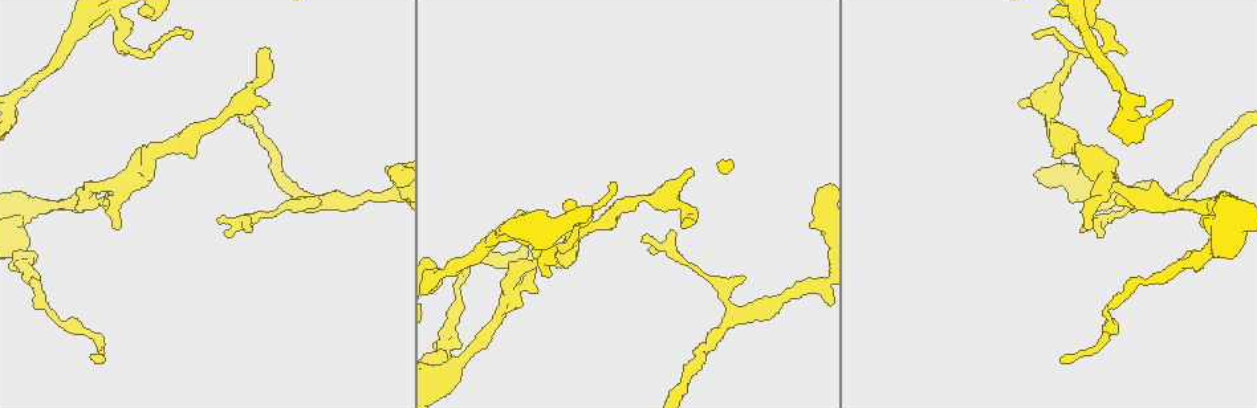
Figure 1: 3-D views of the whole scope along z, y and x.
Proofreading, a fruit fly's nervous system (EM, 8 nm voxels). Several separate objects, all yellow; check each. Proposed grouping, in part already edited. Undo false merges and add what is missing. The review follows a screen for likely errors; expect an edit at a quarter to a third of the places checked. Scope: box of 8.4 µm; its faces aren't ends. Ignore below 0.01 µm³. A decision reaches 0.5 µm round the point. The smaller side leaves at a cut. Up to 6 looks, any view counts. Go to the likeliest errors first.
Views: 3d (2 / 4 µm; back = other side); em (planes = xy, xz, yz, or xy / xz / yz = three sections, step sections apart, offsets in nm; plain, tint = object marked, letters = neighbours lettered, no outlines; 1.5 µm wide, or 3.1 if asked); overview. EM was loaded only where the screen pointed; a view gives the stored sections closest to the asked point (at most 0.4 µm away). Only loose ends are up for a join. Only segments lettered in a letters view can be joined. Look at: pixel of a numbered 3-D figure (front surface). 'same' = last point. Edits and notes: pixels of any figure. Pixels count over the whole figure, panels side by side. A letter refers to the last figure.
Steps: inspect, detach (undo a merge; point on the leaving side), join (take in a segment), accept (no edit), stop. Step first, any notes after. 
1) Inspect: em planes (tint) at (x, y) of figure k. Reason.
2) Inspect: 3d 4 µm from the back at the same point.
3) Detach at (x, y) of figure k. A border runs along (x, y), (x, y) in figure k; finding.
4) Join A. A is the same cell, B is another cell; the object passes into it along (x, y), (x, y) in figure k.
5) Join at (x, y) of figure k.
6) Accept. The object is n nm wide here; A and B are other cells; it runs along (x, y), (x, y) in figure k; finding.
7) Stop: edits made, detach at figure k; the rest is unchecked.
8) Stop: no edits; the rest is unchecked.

Inspect: em yz step 4 (letters) at (1060, 361) of figure 1. End of a long branch.

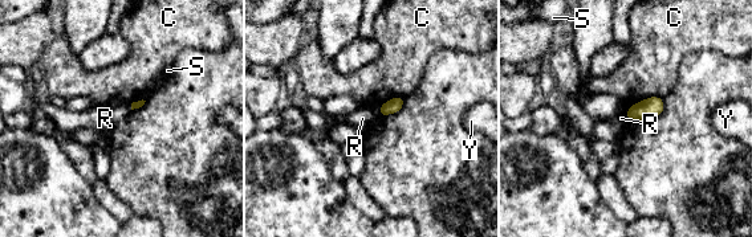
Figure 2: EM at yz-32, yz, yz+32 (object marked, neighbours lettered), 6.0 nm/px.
Accept. C, R, S and Y are other cells; a border runs along (626, 109), (627, 121) in figure 2; none of them fits.

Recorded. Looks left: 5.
Inspect: em planes (plain) at (611, 184) of figure 1. Thin end.

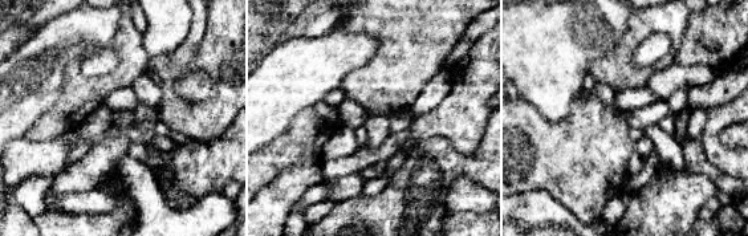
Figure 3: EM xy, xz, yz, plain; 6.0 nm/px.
Inspect: em planes (tint) at the same point.

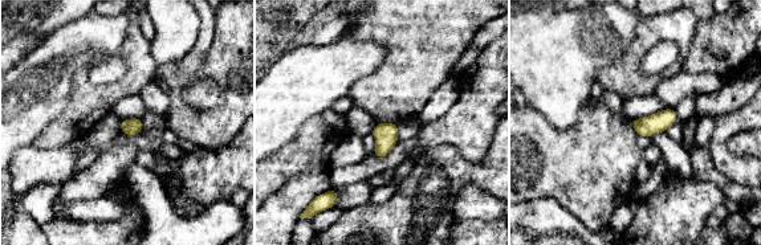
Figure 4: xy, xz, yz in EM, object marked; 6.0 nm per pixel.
Inspect: em planes (letters) at the same point.

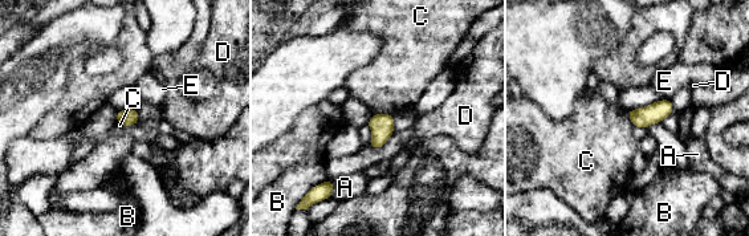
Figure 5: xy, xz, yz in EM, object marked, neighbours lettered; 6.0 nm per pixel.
Accept. The object is 100 nm wide here; A, B, C, D and E are other cells; a border runs along (373, 113), (391, 114) in figure 5; no lettered segment goes on from it.

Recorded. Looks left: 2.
Stop: no edits; the rest is unchecked.

